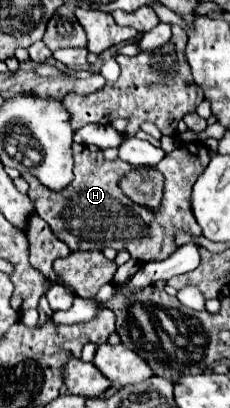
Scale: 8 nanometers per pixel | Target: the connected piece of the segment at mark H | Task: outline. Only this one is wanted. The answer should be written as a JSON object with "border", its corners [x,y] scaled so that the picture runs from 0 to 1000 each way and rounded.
{"border":[[[322,350],[322,444],[235,473],[200,463],[183,449],[157,444],[157,434],[96,424],[96,439],[122,444],[130,453],[130,493],[157,502],[165,527],[217,551],[226,571],[261,581],[313,615],[400,615],[400,610],[539,610],[565,625],[617,630],[617,645],[635,640],[696,640],[739,630],[765,605],[757,605],[757,571],[774,561],[826,566],[843,576],[870,576],[870,556],[852,537],[835,532],[835,502],[826,502],[826,478],[835,478],[835,453],[870,434],[870,424],[904,409],[913,395],[913,370],[887,355],[852,350],[809,350],[774,360],[765,370],[730,375],[678,414],[713,424],[722,434],[722,463],[713,463],[713,488],[704,507],[687,522],[661,522],[591,498],[574,498],[513,458],[513,444],[530,429],[548,429],[574,409],[539,400],[530,390],[470,395],[452,390],[443,370],[391,355],[339,355]]]}

